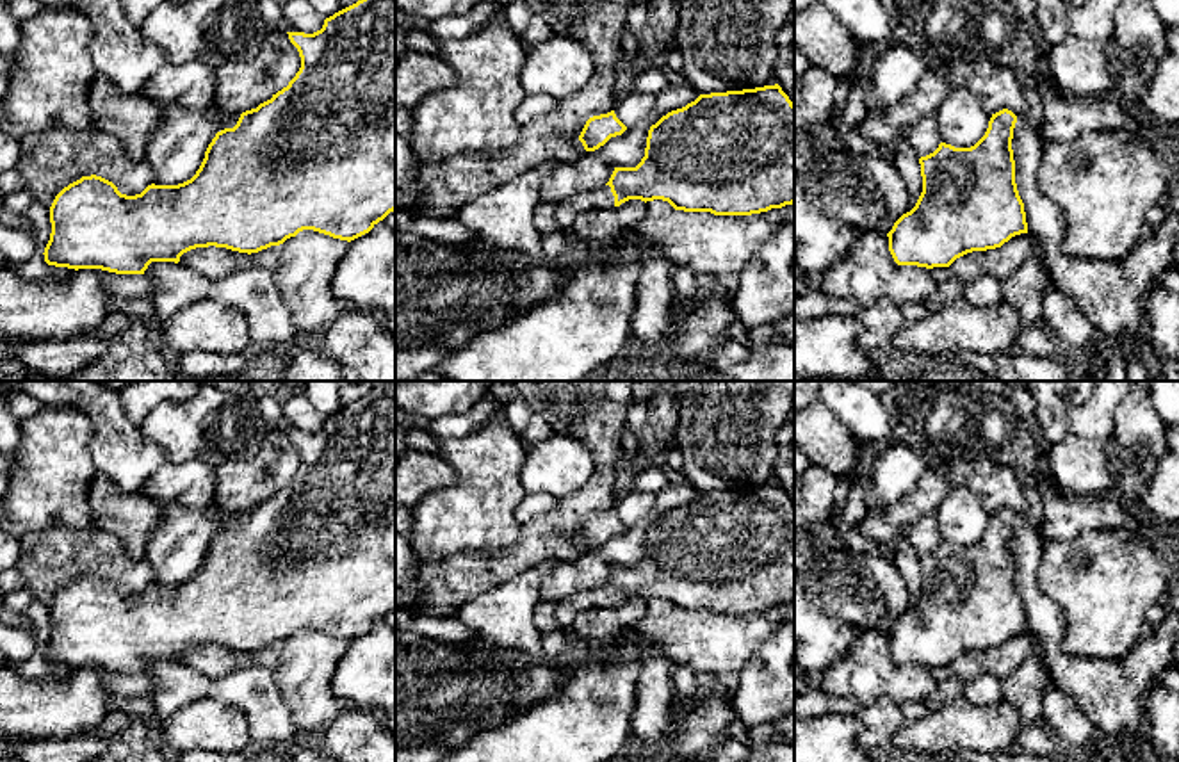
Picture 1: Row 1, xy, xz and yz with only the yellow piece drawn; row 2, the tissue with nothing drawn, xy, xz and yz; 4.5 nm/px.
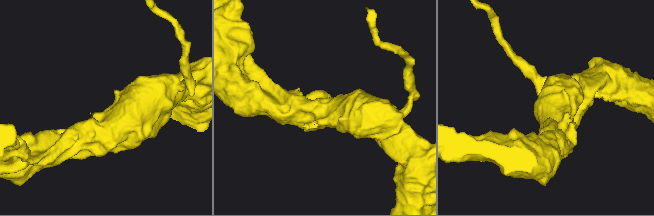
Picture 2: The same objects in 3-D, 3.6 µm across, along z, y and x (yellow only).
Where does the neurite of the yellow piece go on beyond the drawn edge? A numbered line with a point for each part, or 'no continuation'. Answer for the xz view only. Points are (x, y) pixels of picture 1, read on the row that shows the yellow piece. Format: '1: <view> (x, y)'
1: xz (599, 198)

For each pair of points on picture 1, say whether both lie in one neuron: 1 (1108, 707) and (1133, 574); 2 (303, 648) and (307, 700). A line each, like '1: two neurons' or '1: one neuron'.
1: two neurons
2: one neuron

